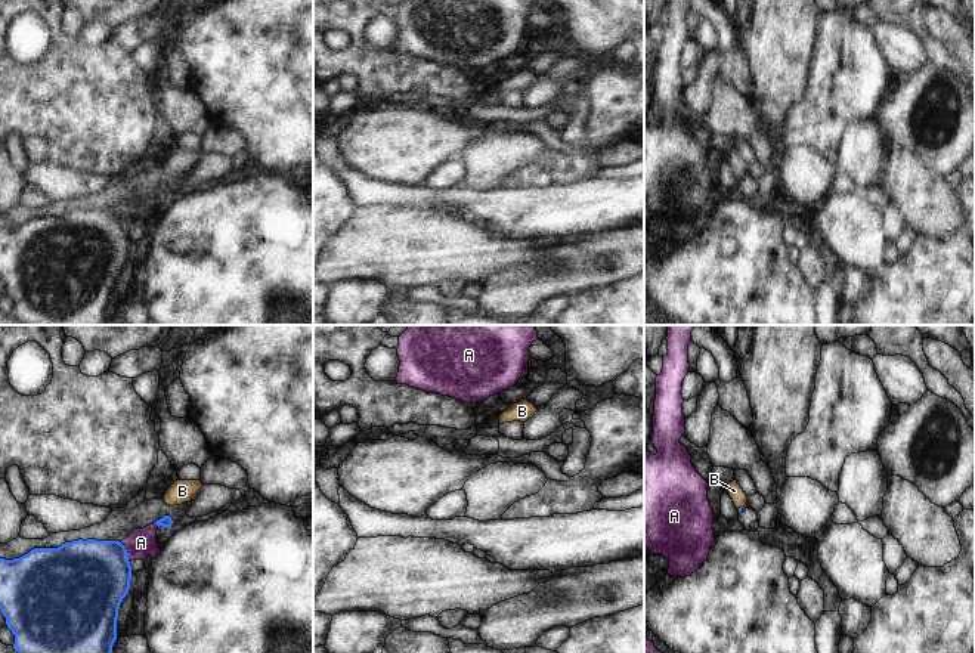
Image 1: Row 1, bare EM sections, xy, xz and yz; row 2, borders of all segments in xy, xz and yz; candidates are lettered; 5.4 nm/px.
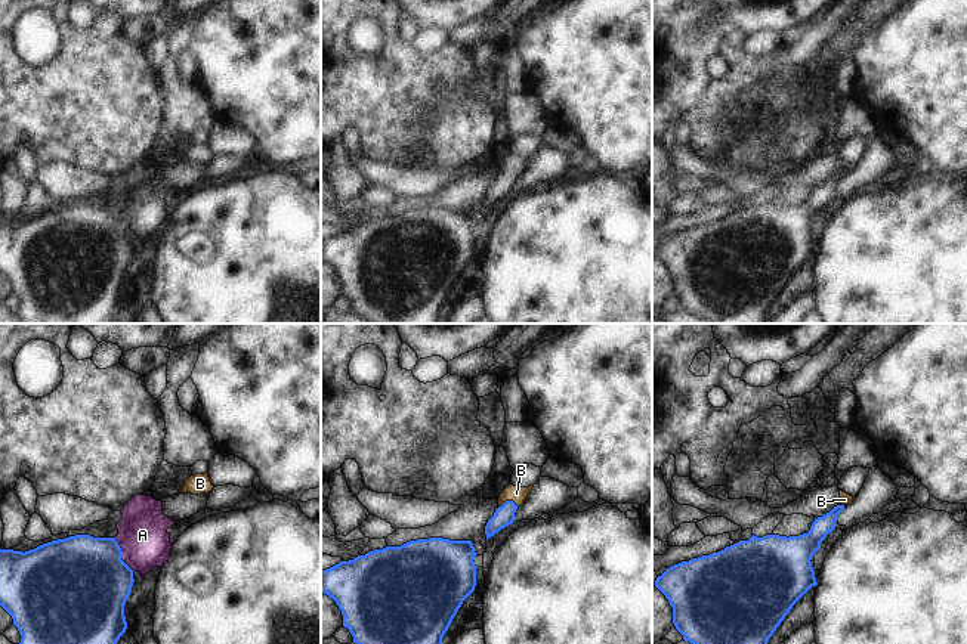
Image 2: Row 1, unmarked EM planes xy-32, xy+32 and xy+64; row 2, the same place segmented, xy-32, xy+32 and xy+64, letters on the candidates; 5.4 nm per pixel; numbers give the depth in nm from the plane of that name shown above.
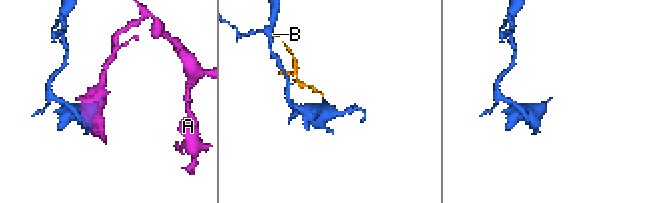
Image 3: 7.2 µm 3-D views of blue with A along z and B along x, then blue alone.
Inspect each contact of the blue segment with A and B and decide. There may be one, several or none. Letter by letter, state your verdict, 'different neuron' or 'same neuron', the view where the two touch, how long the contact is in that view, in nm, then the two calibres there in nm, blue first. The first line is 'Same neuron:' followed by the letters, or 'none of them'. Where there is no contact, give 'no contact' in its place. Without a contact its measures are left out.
Same neuron: B
A: different neuron | xy | 130 nm | 420/160 nm
B: same neuron | yz | 30 nm | 20/80 nm

